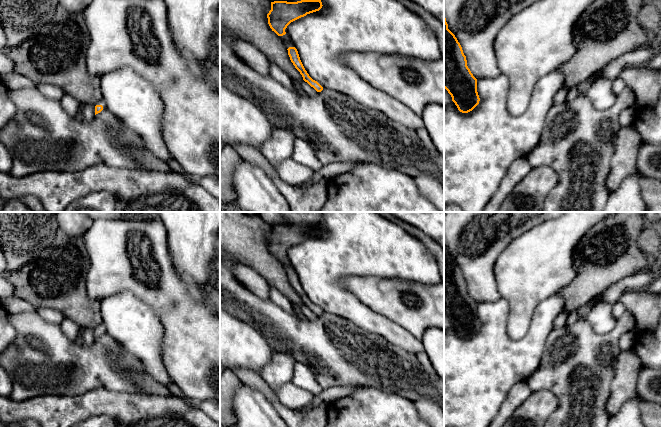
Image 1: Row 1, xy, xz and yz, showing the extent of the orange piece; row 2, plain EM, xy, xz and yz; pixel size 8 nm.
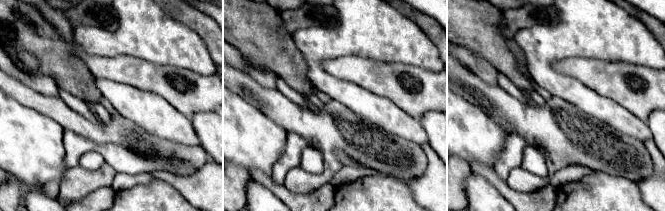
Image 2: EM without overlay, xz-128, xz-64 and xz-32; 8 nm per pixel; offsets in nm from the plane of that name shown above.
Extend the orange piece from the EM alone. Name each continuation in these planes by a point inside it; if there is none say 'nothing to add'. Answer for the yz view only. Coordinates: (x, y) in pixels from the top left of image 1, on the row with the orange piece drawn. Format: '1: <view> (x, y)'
nothing to add

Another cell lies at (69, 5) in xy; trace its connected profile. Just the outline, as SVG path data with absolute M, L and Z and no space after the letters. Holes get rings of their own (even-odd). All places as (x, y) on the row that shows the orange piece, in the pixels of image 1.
M58 0L59 7L67 12L83 12L92 0Z

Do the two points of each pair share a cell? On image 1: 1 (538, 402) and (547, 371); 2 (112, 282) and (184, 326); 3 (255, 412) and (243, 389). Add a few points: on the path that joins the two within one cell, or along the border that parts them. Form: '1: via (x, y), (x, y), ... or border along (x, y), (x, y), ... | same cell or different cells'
1: border along (533, 390), (549, 389), (557, 398), (559, 405) | different cells
2: via (130, 282), (150, 292), (166, 308) | same cell
3: via (250, 406), (244, 395) | same cell

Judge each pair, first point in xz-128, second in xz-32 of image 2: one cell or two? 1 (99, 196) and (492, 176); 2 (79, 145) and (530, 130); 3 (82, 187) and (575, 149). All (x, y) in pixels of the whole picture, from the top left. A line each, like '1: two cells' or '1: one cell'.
1: one cell
2: two cells
3: one cell

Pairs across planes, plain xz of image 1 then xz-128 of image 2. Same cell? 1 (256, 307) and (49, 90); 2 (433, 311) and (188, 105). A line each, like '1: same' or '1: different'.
1: different
2: same

